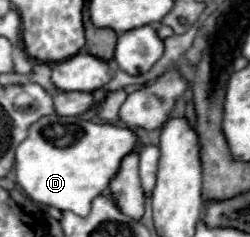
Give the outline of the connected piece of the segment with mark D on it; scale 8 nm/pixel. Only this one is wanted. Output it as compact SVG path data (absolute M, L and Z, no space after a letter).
M42 116L30 126L28 138L16 150L16 182L34 202L88 216L92 200L108 188L120 160L134 148L136 136L128 128L80 120L78 116Z

